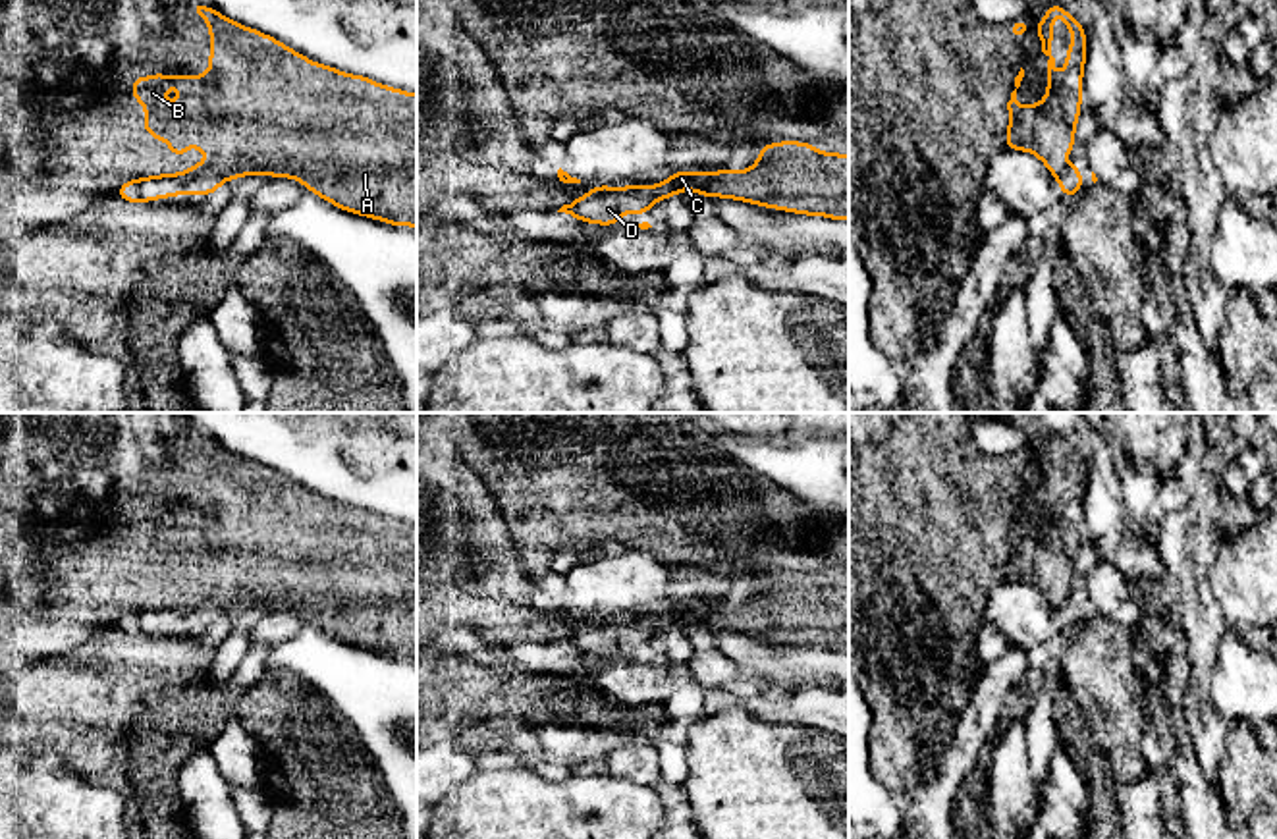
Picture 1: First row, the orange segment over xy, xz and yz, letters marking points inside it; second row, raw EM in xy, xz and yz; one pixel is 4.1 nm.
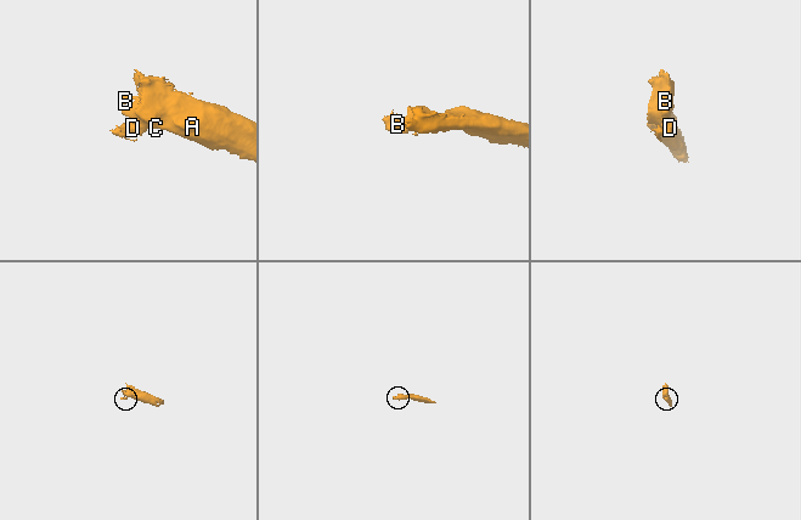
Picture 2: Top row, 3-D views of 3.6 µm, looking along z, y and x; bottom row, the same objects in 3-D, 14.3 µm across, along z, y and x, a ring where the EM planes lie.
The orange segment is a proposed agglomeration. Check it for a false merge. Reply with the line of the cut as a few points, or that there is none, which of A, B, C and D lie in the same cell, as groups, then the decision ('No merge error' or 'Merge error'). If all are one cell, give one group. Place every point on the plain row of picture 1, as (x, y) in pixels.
Split along xy (188, 604), (213, 604), (222, 612). Groups: A B C / D. Merge error

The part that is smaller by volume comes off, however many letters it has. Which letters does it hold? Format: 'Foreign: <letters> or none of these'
Foreign: D

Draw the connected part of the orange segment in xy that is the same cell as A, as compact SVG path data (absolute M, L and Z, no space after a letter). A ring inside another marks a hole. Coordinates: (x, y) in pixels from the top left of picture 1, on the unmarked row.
M197 432L191 446L208 453L210 505L131 513L131 530L147 538L143 561L152 571L164 571L174 590L191 577L210 588L189 606L293 609L345 644L417 660L417 527L314 496ZM168 519L183 521L174 536L160 534Z

